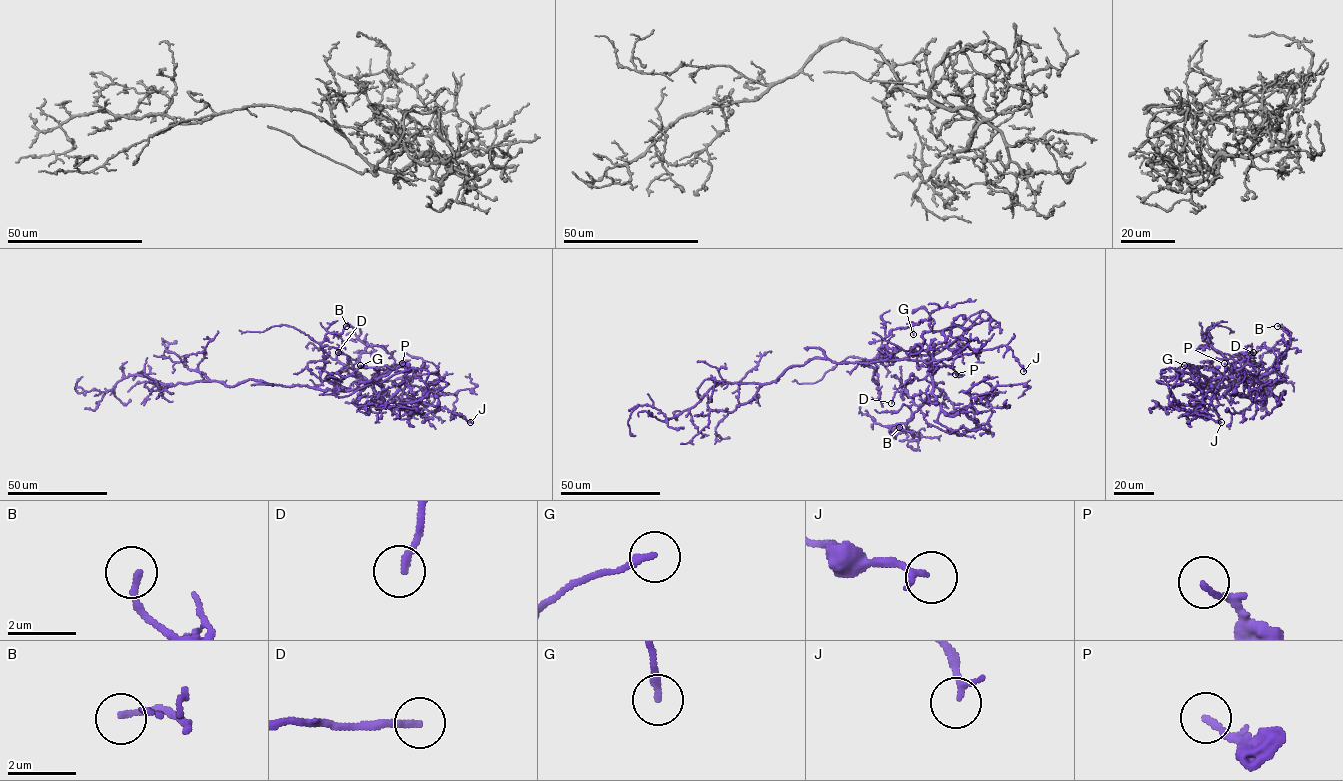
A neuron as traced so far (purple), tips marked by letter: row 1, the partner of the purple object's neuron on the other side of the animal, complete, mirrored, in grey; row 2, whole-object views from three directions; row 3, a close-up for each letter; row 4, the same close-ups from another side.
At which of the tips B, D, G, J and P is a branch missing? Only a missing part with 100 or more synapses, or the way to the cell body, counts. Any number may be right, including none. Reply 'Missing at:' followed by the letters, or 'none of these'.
Missing at: none of these

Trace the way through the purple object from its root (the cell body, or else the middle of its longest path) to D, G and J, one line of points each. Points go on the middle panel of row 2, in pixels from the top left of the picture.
D: (833, 361), (923, 360), (931, 371), (930, 393), (916, 405), (905, 391), (897, 391), (891, 403)
G: (833, 361), (871, 363), (890, 360), (888, 354), (879, 349), (882, 340), (896, 328), (910, 327), (913, 334)
J: (833, 361), (871, 363), (909, 359), (929, 363), (1006, 345), (1023, 371)

